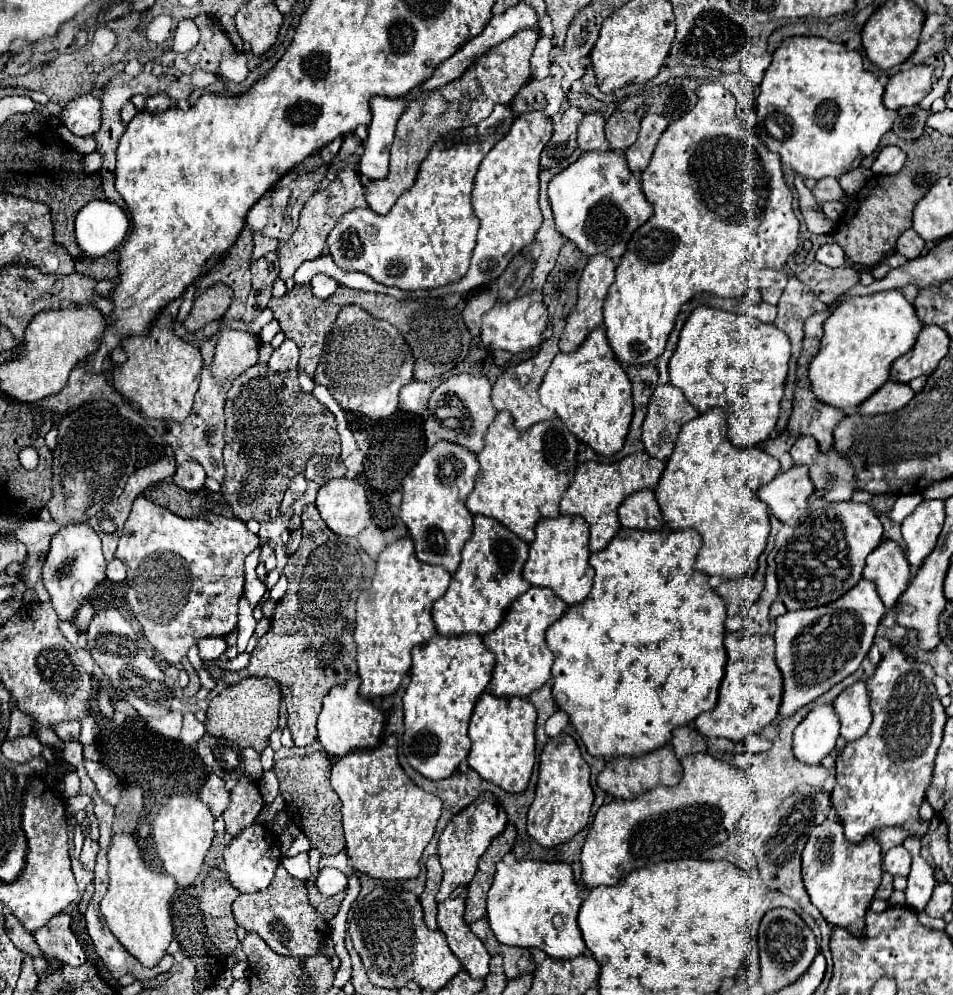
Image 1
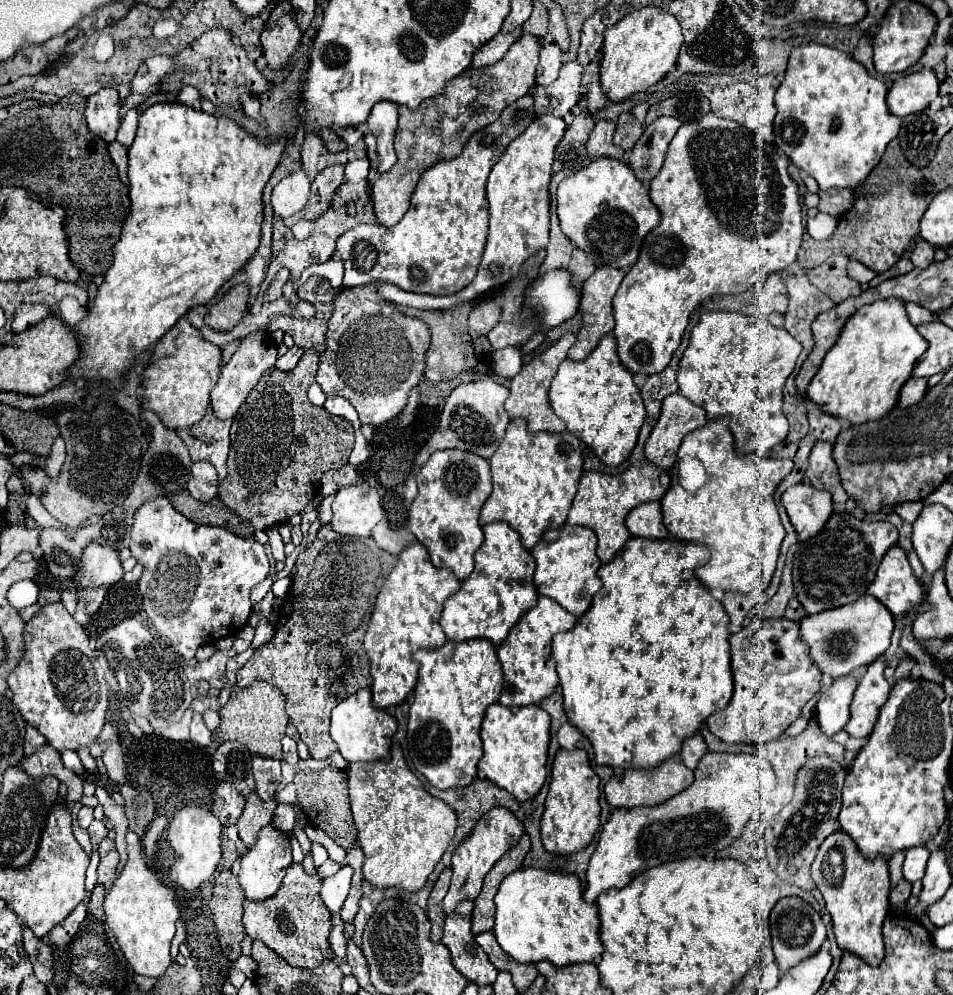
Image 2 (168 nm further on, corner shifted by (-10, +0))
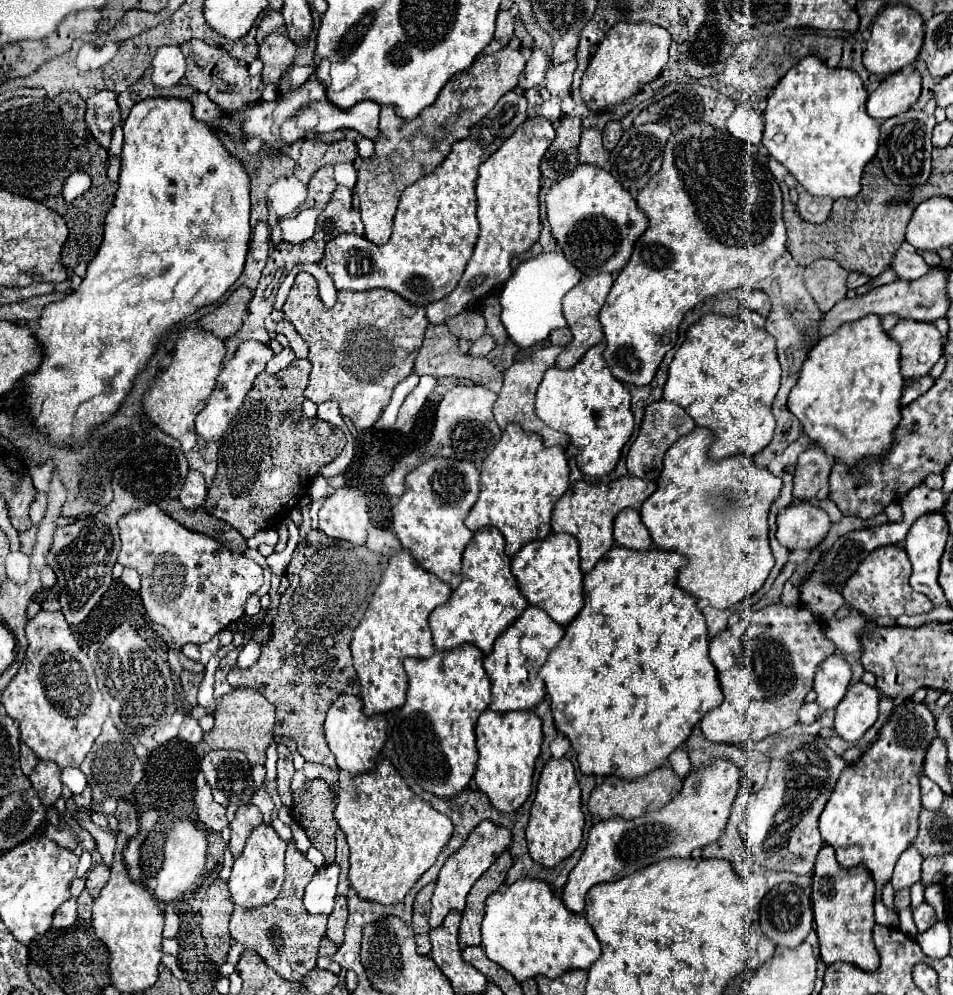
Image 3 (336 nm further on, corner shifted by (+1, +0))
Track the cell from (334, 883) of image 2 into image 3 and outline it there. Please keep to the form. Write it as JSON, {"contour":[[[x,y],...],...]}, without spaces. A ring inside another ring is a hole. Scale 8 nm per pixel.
{"contour":[[[337,864],[317,868],[317,872],[315,872],[313,880],[307,884],[305,896],[303,896],[303,904],[309,910],[309,914],[329,916],[333,912],[337,878],[339,878],[339,866]]]}

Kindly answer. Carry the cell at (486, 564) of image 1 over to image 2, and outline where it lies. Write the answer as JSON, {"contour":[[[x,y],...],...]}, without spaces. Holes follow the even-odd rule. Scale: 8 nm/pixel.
{"contour":[[[490,522],[490,524],[482,526],[482,530],[484,530],[484,542],[478,548],[478,552],[474,554],[474,572],[462,582],[462,588],[444,602],[440,626],[446,632],[448,640],[464,642],[464,640],[472,640],[472,638],[486,638],[492,644],[500,646],[502,640],[508,636],[510,628],[538,602],[538,592],[532,582],[534,558],[520,544],[520,534],[516,534],[506,522]]]}

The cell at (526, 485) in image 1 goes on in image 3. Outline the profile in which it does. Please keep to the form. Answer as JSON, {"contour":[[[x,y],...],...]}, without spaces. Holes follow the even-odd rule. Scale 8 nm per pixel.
{"contour":[[[509,424],[503,432],[499,444],[493,448],[493,452],[483,460],[481,464],[481,478],[479,478],[479,500],[475,502],[475,508],[469,512],[465,526],[471,532],[481,530],[483,526],[495,526],[507,540],[507,554],[513,556],[519,552],[527,542],[531,540],[545,540],[551,532],[551,512],[555,502],[567,492],[569,488],[569,466],[567,458],[561,446],[543,446],[543,440],[539,434],[525,432],[519,424]]]}

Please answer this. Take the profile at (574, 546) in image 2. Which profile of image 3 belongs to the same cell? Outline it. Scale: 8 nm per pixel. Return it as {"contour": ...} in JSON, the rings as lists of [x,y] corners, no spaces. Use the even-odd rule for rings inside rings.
{"contour":[[[549,534],[545,540],[525,544],[511,560],[519,592],[531,606],[541,608],[561,626],[569,626],[583,604],[583,572],[579,570],[579,544],[569,534]]]}

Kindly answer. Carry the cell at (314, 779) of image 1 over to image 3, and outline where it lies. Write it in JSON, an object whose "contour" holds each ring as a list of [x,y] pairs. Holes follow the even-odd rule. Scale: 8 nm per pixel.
{"contour":[[[309,780],[305,782],[299,790],[295,790],[293,794],[293,820],[305,830],[307,838],[311,840],[311,844],[323,852],[325,862],[333,864],[335,862],[335,832],[337,832],[337,822],[333,816],[335,810],[335,794],[331,792],[329,784],[325,780]]]}

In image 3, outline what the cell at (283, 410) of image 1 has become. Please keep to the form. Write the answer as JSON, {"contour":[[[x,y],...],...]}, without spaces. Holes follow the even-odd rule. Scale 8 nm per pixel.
{"contour":[[[299,358],[293,360],[293,364],[283,372],[257,374],[253,388],[249,390],[239,414],[231,420],[225,438],[219,446],[219,468],[209,488],[205,510],[211,516],[231,524],[245,538],[251,538],[267,528],[277,528],[299,504],[299,500],[307,494],[309,484],[317,474],[317,470],[329,464],[345,446],[345,434],[339,428],[319,418],[305,418],[301,412],[303,390],[309,382],[309,372],[311,372],[309,360]]]}

